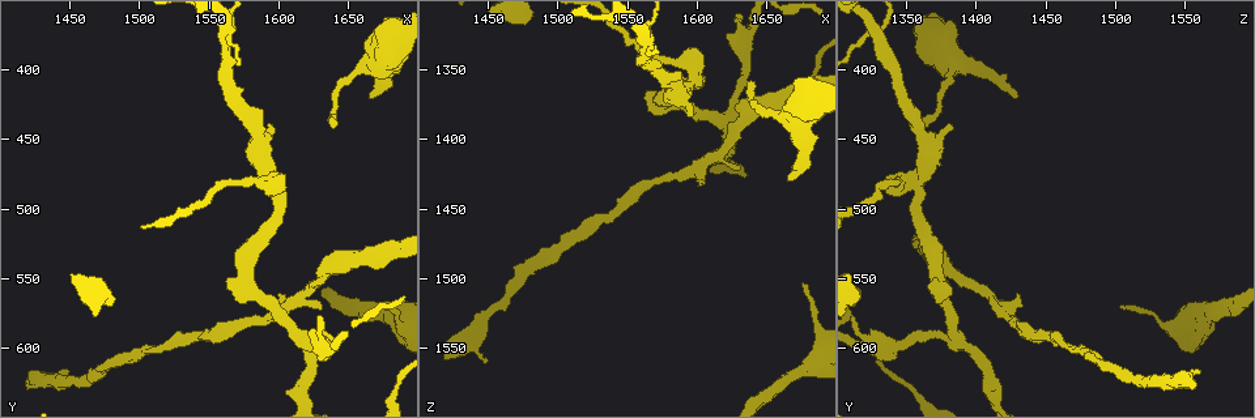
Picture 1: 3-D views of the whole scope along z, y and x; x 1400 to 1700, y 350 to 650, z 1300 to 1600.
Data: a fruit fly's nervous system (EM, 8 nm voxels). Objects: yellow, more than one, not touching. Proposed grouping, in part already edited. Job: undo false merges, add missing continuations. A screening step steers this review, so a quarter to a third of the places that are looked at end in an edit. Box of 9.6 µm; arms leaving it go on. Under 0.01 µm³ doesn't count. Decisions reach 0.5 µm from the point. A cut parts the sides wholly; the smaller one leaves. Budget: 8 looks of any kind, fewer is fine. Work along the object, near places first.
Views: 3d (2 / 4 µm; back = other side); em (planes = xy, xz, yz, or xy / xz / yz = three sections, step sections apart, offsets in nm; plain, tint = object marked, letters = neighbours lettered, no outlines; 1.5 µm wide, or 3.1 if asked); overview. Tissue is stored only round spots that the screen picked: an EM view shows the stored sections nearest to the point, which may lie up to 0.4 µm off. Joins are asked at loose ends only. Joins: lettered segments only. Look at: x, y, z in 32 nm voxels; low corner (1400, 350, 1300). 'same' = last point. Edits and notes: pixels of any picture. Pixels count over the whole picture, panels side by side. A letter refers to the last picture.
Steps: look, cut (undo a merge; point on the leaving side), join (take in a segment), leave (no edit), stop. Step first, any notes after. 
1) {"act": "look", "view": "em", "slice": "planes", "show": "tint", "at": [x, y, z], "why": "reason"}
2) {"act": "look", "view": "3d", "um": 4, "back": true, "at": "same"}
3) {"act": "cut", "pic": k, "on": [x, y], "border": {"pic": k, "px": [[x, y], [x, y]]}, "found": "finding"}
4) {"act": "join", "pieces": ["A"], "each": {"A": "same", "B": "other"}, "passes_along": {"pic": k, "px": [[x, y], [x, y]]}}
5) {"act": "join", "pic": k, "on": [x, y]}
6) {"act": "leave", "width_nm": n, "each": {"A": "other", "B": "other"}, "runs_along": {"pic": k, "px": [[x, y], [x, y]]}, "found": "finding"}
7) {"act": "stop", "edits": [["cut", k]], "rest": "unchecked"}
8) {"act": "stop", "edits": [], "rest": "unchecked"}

{"act": "look", "view": "3d", "um": 4, "back": true, "at": [1598, 560, 1430], "why": "free end"}

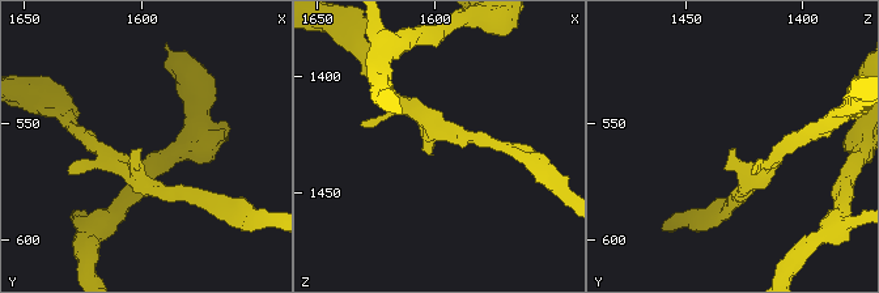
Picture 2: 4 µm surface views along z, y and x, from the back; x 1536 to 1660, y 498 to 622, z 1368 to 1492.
{"act": "look", "view": "em", "slice": "planes", "show": "letters", "at": [1600, 560, 1430]}

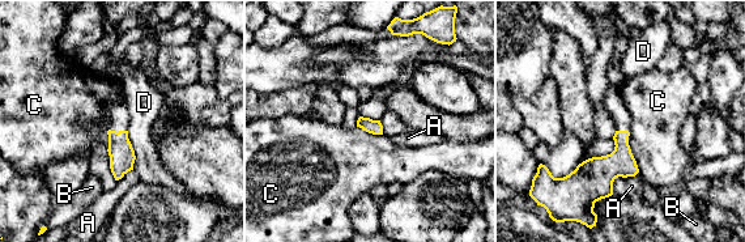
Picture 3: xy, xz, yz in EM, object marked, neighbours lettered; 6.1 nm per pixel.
{"act": "leave", "each": {"A": "other", "B": "other", "C": "other", "D": "other"}, "border": {"pic": 3, "px": [[628, 131], [629, 148], [639, 172]]}, "found": "none of them fits"}

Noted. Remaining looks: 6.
{"act": "look", "view": "3d", "um": 2, "at": [1418, 624, 1560], "why": "an open end"}

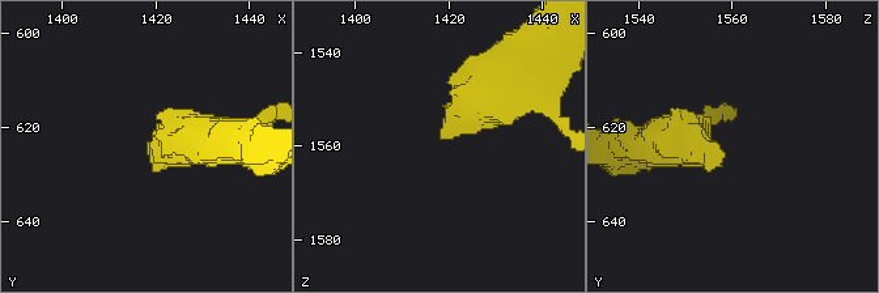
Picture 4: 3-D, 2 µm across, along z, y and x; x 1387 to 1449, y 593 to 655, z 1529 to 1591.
{"act": "look", "view": "em", "slice": "planes", "show": "letters", "at": [1418, 626, 1559], "why": "shape alone is not enough"}

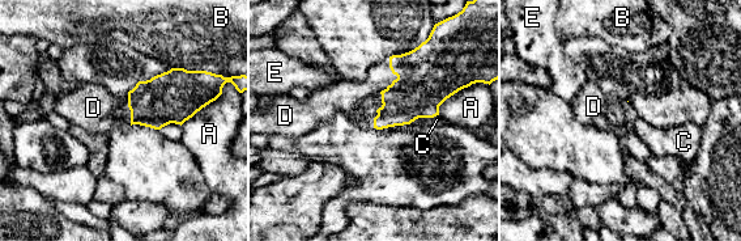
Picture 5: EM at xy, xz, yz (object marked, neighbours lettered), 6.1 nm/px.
{"act": "join", "pieces": ["D"], "longest_contact_nm": ["D", 440], "each": {"A": "other", "B": "other", "C": "other", "D": "same", "E": "other"}, "passes_along": {"pic": 5, "px": [[420, 89], [380, 92], [360, 100]]}, "found": "it goes on there"}

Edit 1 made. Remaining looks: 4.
{"act": "look", "view": "3d", "um": 4, "at": [1562, 376, 1328], "why": "looks like a crossing"}

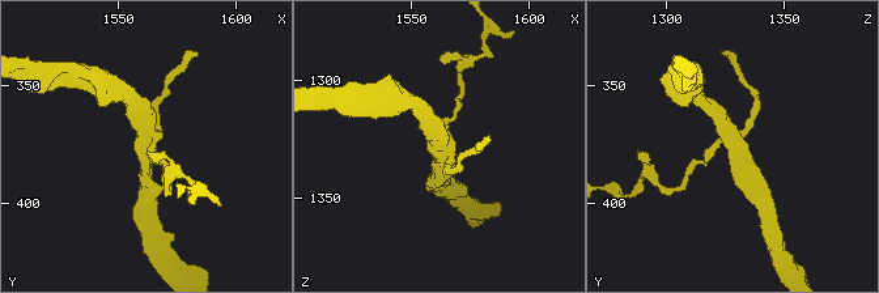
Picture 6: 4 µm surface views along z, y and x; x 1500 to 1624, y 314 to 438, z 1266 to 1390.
{"act": "look", "view": "em", "slice": "planes", "show": "letters", "at": [1562, 374, 1328], "arms": 4}

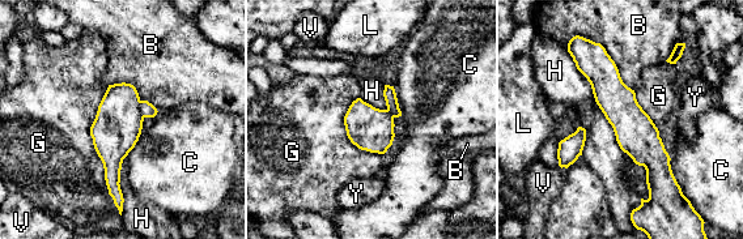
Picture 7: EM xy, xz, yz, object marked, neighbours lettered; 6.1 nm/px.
{"act": "cut", "pic": 7, "on": [148, 110], "longest_contact_nm": ["G", 800], "each": {"B": "other", "C": "other", "G": "other", "H": "other", "L": "other", "V": "other", "Y": "other"}, "found": "two cells meet here"}

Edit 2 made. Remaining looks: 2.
{"act": "stop", "edits": [["join", 5], ["cut", 7]], "rest": "unchecked"}

